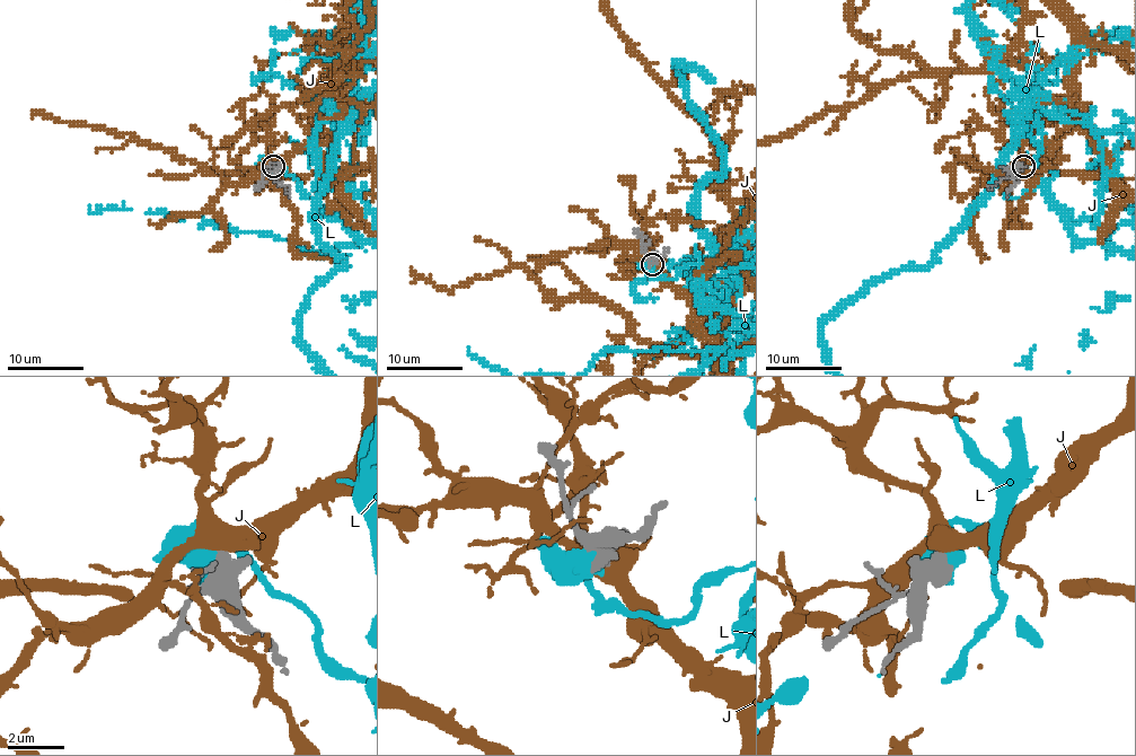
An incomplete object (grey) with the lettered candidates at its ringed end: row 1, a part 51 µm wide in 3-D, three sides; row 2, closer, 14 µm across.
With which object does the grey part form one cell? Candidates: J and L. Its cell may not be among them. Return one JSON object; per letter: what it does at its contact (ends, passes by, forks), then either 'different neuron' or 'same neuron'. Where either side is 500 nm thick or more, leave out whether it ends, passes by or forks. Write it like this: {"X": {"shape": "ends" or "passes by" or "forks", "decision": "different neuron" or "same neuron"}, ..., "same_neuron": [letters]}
{"J": {"decision": "different neuron"}, "L": {"decision": "different neuron"}, "same_neuron": []}

